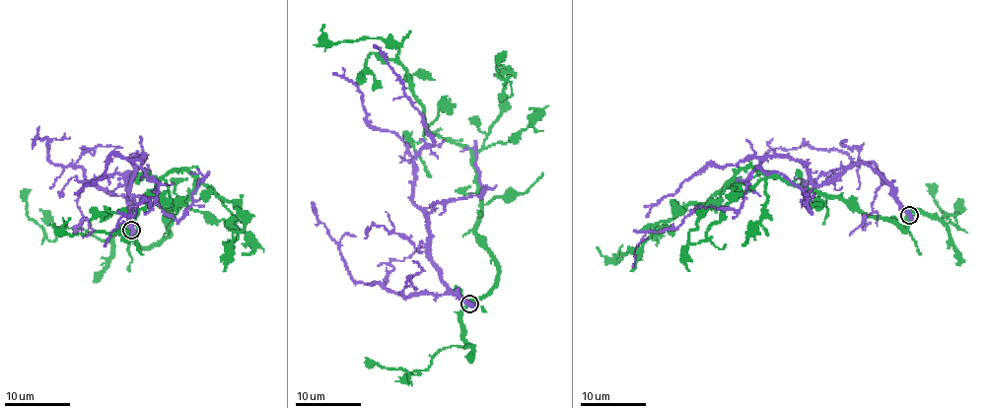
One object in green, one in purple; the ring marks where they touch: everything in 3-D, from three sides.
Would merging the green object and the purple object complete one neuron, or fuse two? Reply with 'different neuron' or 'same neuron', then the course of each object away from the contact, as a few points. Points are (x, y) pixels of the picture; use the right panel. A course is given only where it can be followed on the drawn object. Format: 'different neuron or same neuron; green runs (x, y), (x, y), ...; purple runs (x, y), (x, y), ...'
different neuron; green runs (909, 215), (899, 229), (749, 168), (653, 228), (616, 262), (597, 246); purple runs (909, 215), (862, 163), (814, 184), (795, 160), (769, 155), (737, 210), (698, 207), (648, 233), (632, 267)

